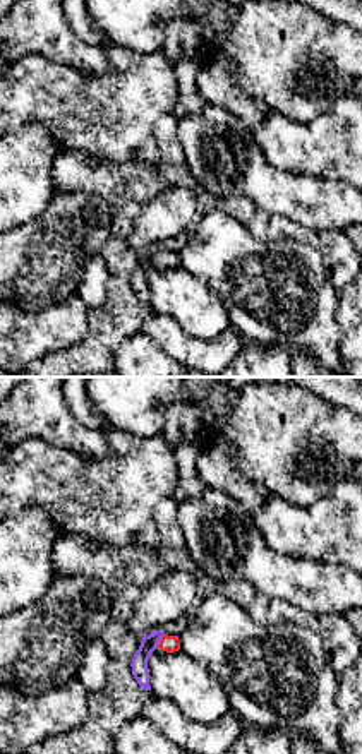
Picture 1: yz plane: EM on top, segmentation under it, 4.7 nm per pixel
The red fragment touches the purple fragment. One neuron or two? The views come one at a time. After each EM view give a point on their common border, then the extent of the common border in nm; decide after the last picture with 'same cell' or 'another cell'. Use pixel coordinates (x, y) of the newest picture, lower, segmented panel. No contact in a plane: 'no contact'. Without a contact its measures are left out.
meets red at (160, 641); contact 80 nm long

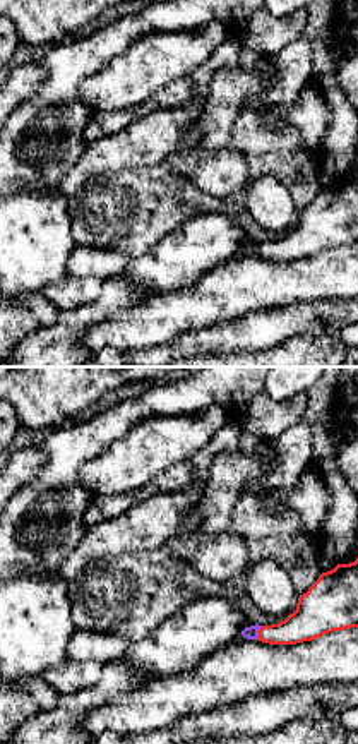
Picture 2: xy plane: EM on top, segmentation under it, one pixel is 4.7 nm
meets red at (259, 633); contact 70 nm long

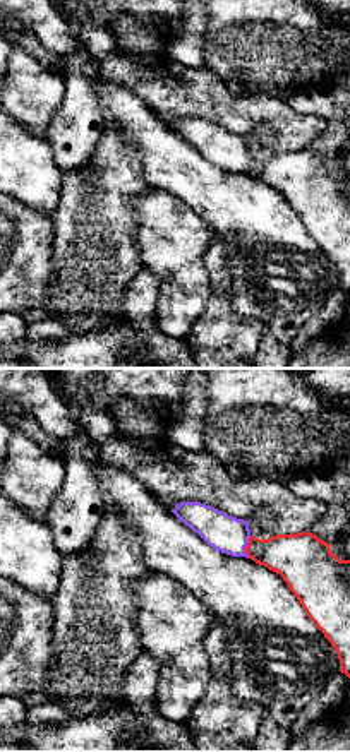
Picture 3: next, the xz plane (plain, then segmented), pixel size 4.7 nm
meets red at (246, 547); contact 110 nm long

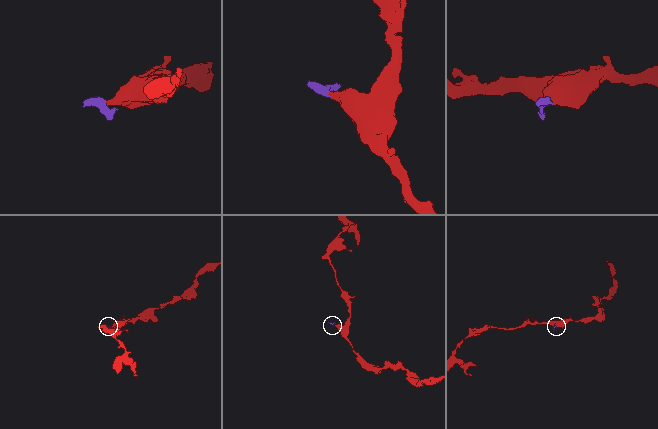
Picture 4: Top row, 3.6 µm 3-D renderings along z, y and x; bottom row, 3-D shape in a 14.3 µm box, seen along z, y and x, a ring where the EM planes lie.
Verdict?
same cell

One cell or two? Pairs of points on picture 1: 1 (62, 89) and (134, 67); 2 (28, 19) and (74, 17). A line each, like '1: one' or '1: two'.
1: one
2: two

